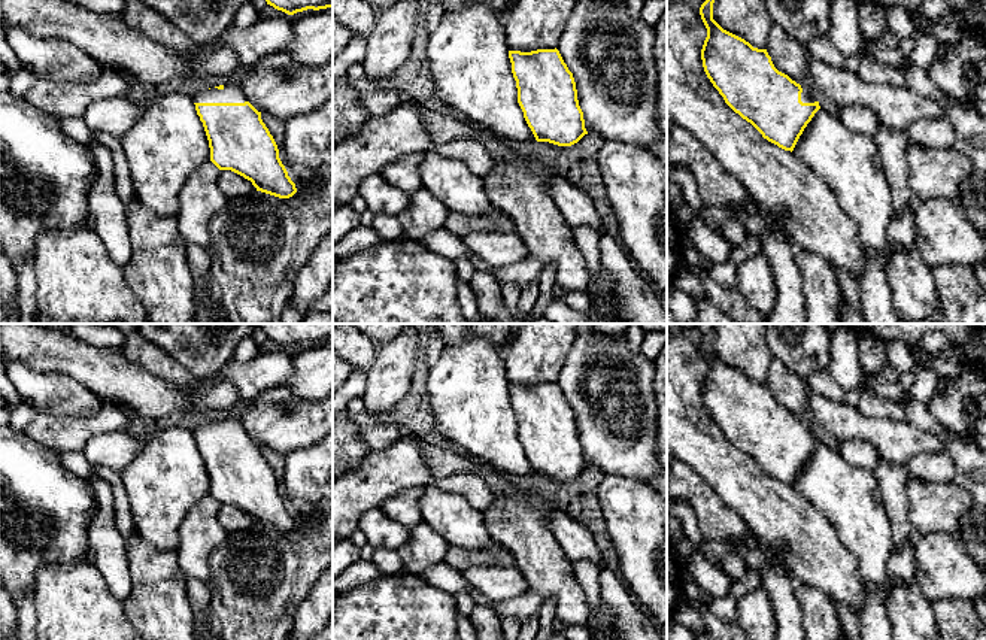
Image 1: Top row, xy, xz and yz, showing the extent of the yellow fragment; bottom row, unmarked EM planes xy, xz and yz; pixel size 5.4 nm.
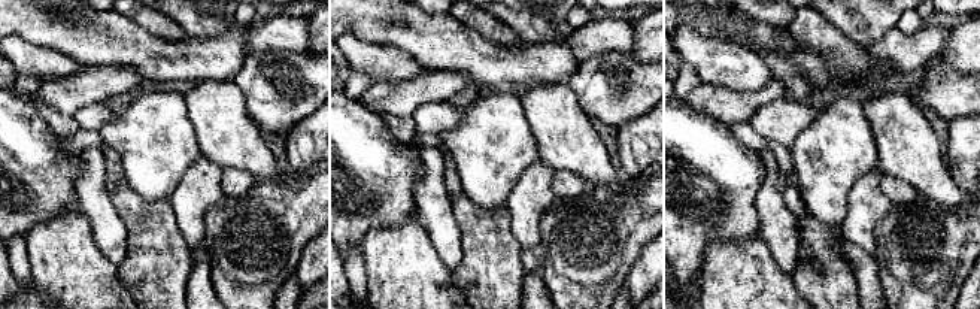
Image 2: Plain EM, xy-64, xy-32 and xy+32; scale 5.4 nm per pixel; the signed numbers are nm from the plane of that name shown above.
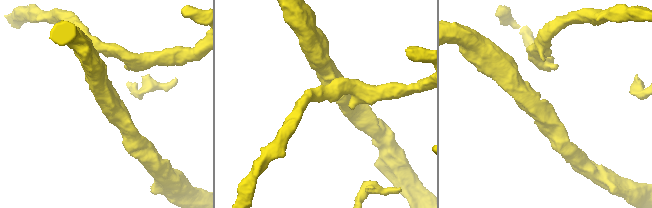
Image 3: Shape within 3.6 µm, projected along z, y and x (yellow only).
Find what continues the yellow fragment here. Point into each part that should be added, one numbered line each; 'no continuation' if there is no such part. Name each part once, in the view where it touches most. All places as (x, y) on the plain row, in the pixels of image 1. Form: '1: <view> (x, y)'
1: xy (231, 427)

